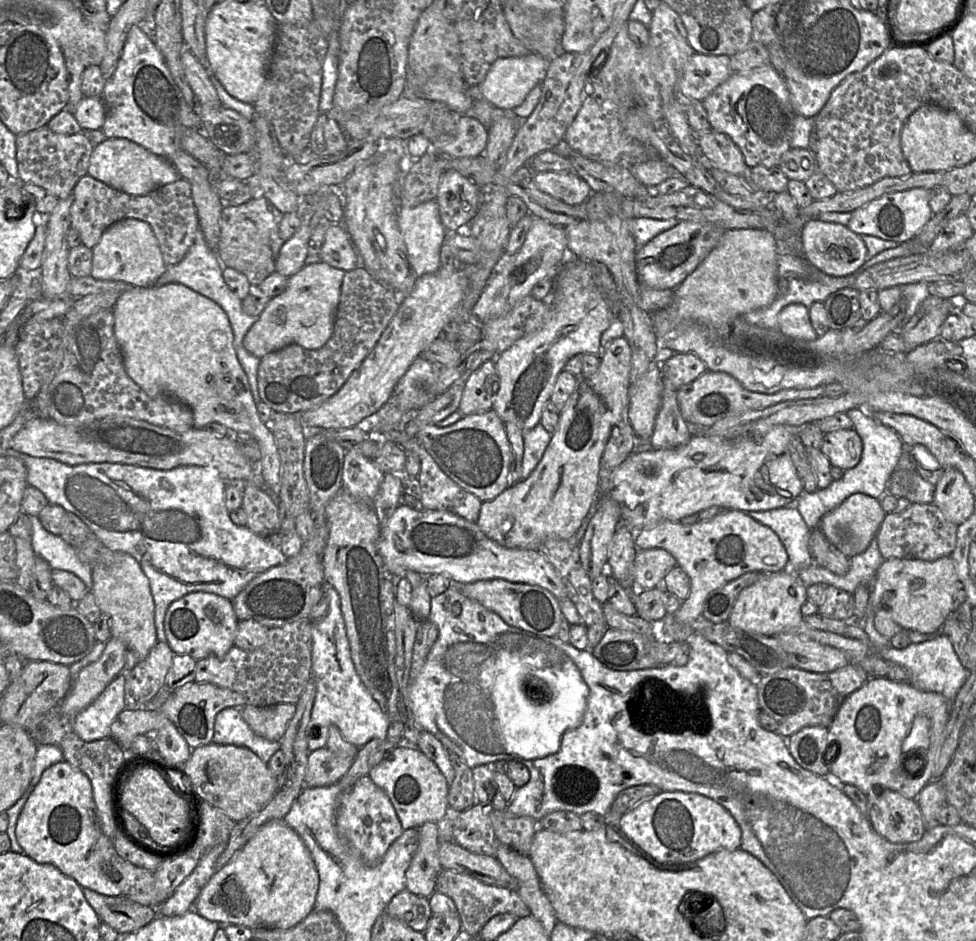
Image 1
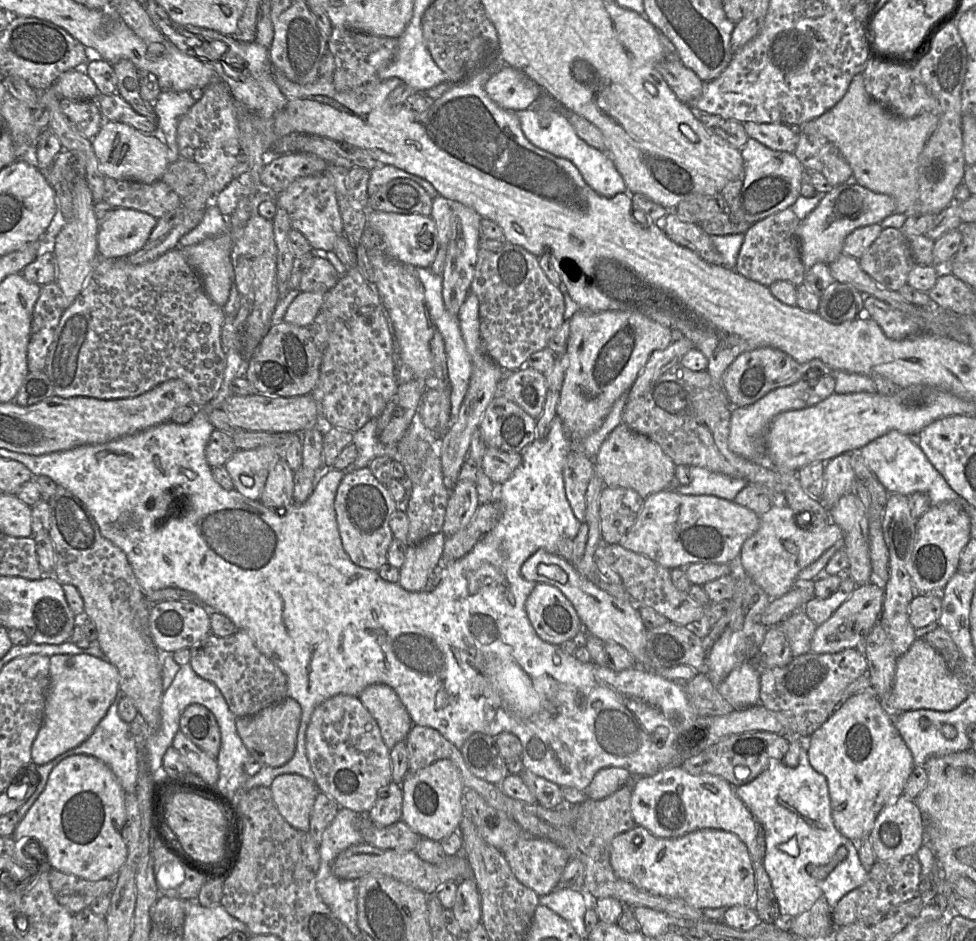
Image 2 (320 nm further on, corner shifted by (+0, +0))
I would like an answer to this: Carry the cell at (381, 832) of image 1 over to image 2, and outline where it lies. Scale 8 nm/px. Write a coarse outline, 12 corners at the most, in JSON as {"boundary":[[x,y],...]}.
{"boundary":[[391,781],[366,816],[378,826],[402,817],[403,791]]}

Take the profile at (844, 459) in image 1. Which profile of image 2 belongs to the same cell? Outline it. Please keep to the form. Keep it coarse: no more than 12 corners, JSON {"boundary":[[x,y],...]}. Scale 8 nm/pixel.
{"boundary":[[849,453],[826,462],[822,503],[830,508],[856,479]]}

